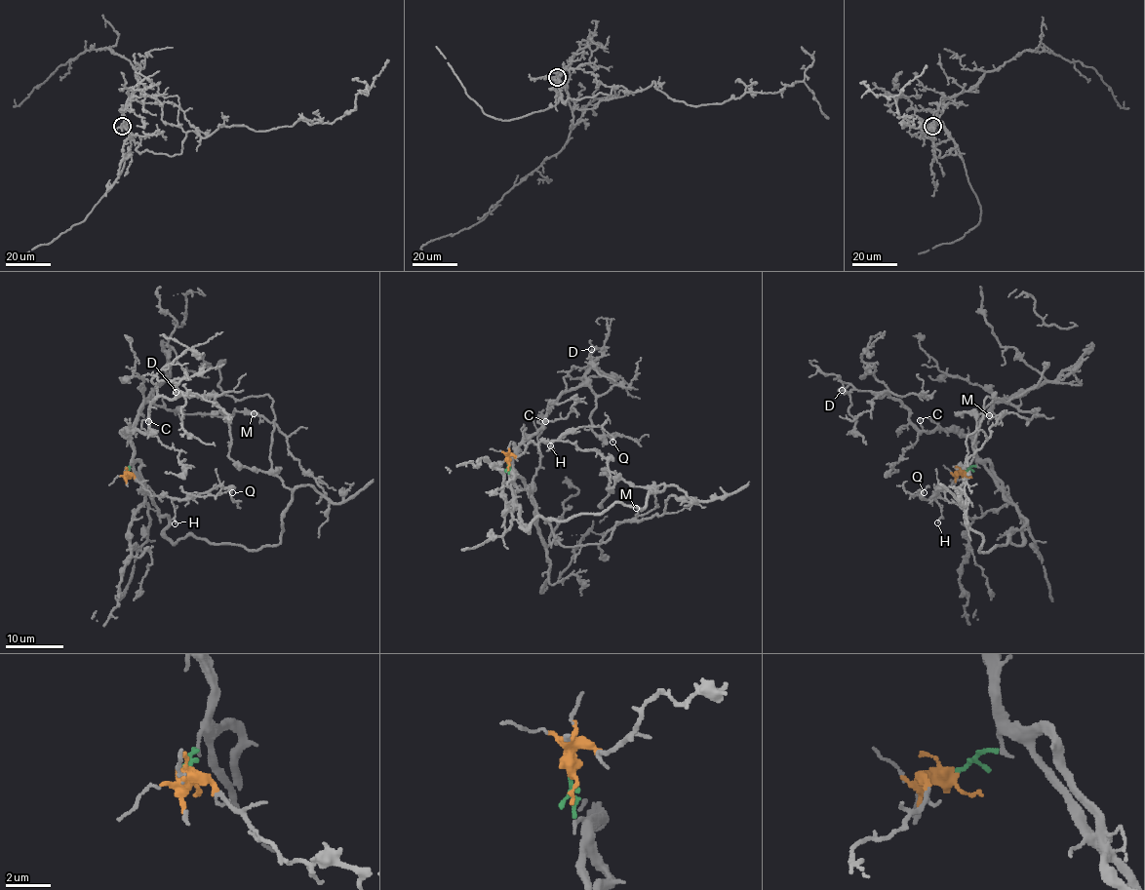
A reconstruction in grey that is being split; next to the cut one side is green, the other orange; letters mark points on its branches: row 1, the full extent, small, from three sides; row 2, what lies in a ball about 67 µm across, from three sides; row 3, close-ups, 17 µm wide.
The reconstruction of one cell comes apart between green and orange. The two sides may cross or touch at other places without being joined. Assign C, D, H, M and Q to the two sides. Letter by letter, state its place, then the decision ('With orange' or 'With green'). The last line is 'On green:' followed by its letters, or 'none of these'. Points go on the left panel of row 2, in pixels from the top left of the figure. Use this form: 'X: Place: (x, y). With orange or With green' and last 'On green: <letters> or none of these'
C: Place: (148, 421). With green
D: Place: (176, 392). With green
H: Place: (175, 523). With orange
M: Place: (254, 413). With green
Q: Place: (232, 492). With orange
On green: C, D, M

